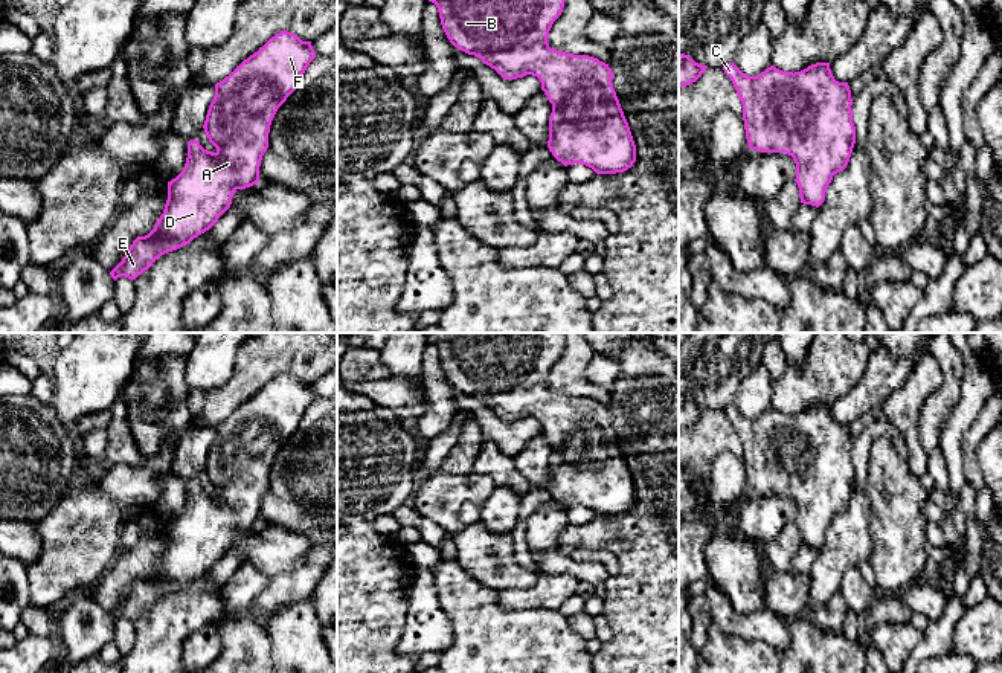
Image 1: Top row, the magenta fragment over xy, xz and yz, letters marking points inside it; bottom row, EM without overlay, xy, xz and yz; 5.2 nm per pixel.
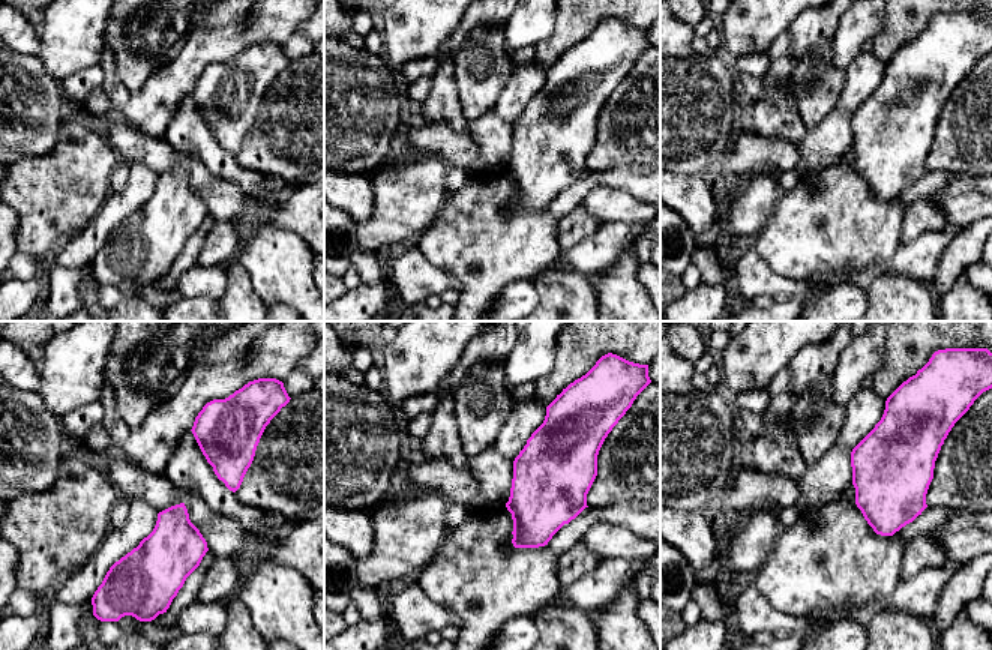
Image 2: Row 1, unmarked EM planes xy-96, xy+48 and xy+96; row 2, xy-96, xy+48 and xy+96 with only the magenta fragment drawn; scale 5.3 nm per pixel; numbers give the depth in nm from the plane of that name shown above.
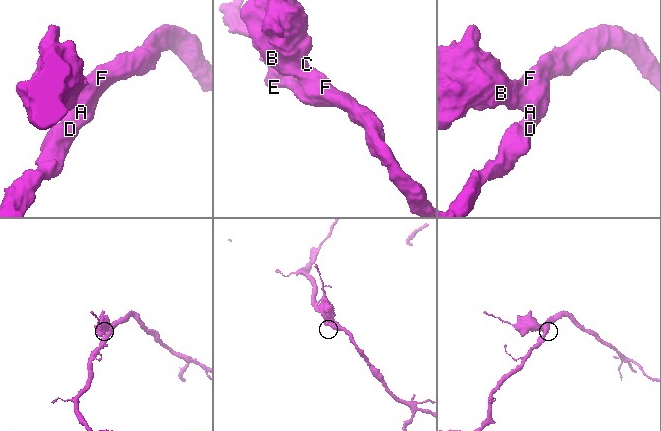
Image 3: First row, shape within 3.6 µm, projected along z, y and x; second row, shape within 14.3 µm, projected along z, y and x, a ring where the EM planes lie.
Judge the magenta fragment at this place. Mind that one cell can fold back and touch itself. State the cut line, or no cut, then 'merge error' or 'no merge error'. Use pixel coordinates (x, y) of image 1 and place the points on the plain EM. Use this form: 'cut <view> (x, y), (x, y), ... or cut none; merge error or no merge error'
cut none; no merge error

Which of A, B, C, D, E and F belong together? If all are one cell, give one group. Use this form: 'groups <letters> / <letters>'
groups A B C D E F

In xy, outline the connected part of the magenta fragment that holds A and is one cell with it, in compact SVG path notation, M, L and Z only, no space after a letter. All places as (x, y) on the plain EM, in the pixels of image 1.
M281 372L229 418L215 426L215 438L203 470L217 493L204 491L195 481L188 484L185 510L168 523L168 542L163 555L148 577L133 583L127 597L110 613L114 623L120 618L133 623L162 597L189 586L209 572L230 549L236 531L246 531L259 523L259 508L268 490L271 462L278 450L296 432L314 400L316 394L311 383L302 383L294 375Z

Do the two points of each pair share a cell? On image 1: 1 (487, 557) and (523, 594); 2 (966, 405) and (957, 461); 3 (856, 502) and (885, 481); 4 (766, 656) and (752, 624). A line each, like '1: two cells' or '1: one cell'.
1: two cells
2: one cell
3: two cells
4: two cells

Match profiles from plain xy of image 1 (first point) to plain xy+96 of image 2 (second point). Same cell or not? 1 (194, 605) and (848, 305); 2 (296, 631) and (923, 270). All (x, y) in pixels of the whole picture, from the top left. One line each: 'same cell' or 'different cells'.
1: different cells
2: different cells

